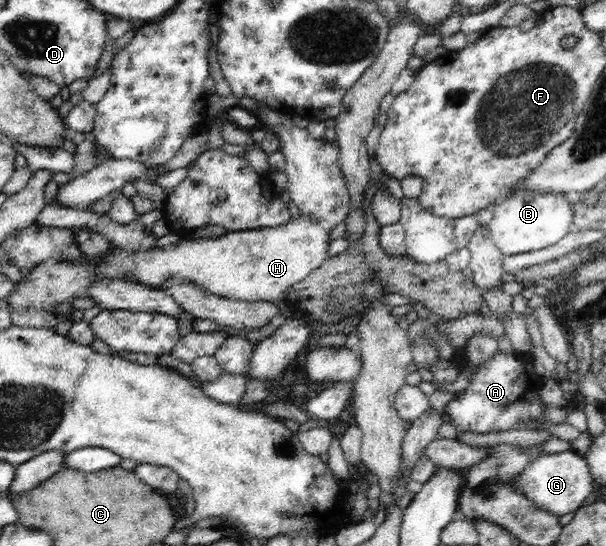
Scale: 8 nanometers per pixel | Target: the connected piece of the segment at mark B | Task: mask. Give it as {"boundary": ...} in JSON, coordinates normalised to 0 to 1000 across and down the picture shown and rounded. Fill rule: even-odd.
{"boundary":[[[855,350],[843,361],[828,366],[812,381],[815,397],[804,410],[810,438],[830,467],[865,465],[880,458],[894,458],[927,440],[946,418],[946,375],[934,364],[934,355],[924,352],[898,350]]]}

